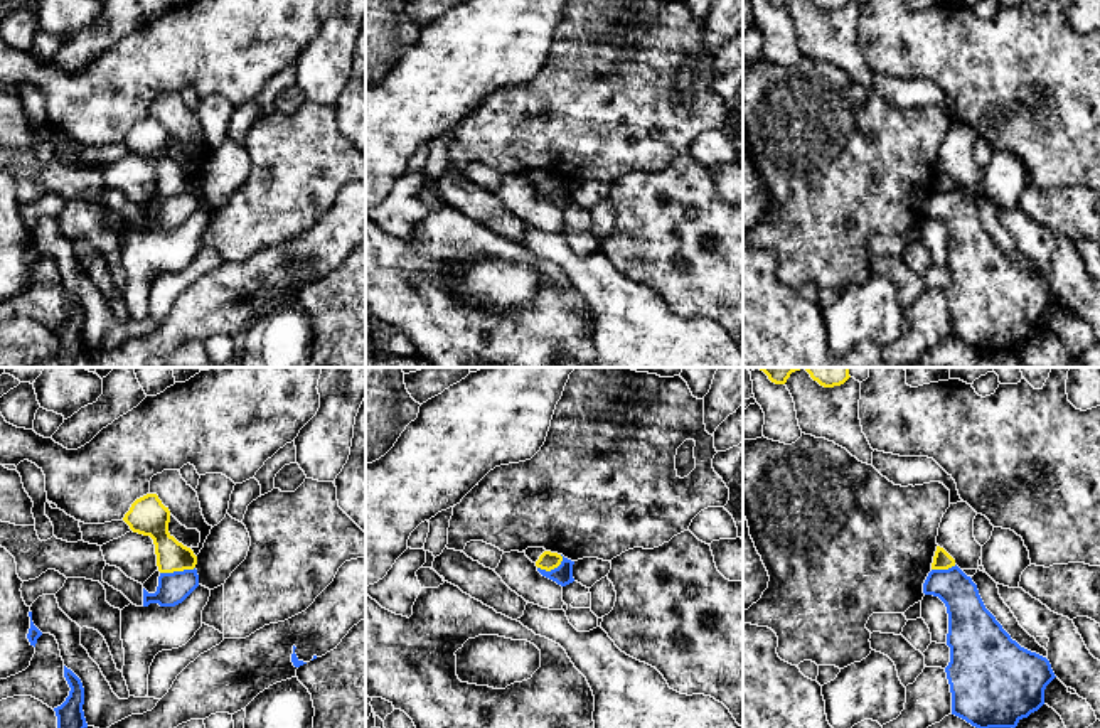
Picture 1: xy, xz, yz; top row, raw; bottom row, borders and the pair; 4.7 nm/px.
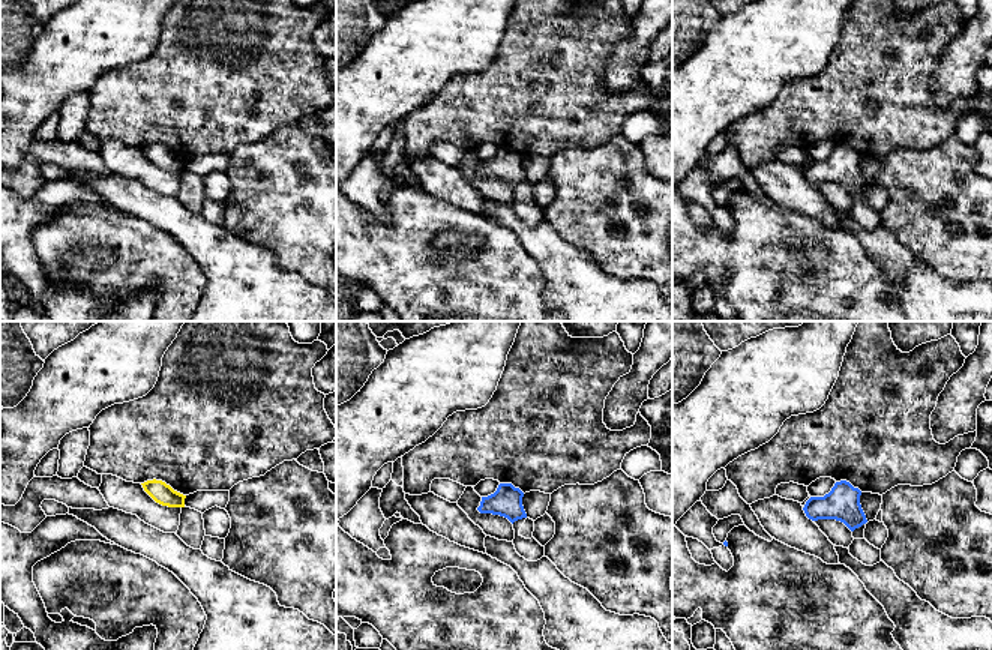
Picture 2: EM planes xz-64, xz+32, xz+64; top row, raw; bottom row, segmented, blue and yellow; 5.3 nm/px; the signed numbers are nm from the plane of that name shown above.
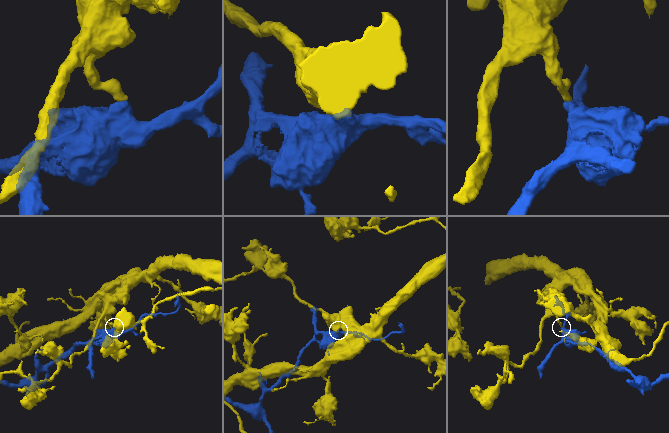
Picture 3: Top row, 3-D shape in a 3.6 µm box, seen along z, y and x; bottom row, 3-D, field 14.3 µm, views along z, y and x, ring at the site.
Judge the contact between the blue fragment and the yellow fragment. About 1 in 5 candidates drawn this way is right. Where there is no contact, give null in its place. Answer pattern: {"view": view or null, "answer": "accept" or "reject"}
{"view": "xy", "answer": "reject"}

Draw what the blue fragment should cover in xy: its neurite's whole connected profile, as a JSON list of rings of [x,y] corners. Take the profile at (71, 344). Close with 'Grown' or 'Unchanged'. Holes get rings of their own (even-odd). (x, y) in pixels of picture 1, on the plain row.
[[[64,288],[64,300],[71,310],[66,324],[54,330],[57,339],[57,354],[44,367],[71,367],[76,359],[88,351],[83,327],[84,310],[81,302]]]. Unchanged

